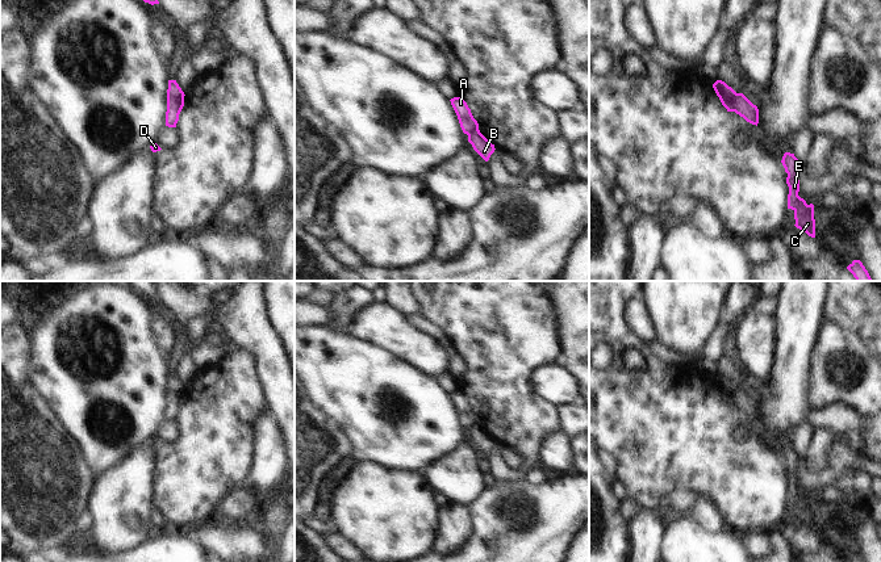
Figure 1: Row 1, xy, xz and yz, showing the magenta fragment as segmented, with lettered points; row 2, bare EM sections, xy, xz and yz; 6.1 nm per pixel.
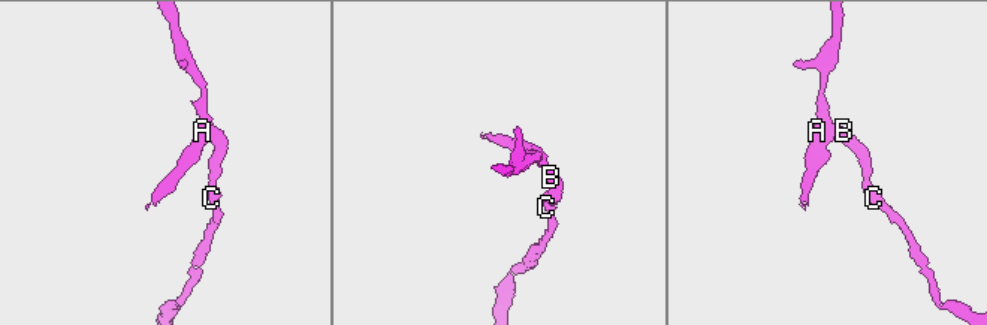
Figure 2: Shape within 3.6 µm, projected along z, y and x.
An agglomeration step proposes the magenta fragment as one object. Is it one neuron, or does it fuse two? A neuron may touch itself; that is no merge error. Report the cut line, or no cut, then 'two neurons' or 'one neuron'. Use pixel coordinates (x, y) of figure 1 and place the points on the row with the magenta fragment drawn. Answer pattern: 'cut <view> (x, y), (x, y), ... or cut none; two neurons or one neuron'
cut yz (738, 93), (731, 101), (733, 110); two neurons

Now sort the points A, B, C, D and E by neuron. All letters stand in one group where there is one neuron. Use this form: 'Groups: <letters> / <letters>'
Groups: A D / B C E.

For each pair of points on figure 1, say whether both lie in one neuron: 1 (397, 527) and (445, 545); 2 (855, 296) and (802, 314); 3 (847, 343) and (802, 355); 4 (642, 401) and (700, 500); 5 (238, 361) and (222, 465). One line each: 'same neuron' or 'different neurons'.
1: different neurons
2: different neurons
3: different neurons
4: different neurons
5: same neuron

